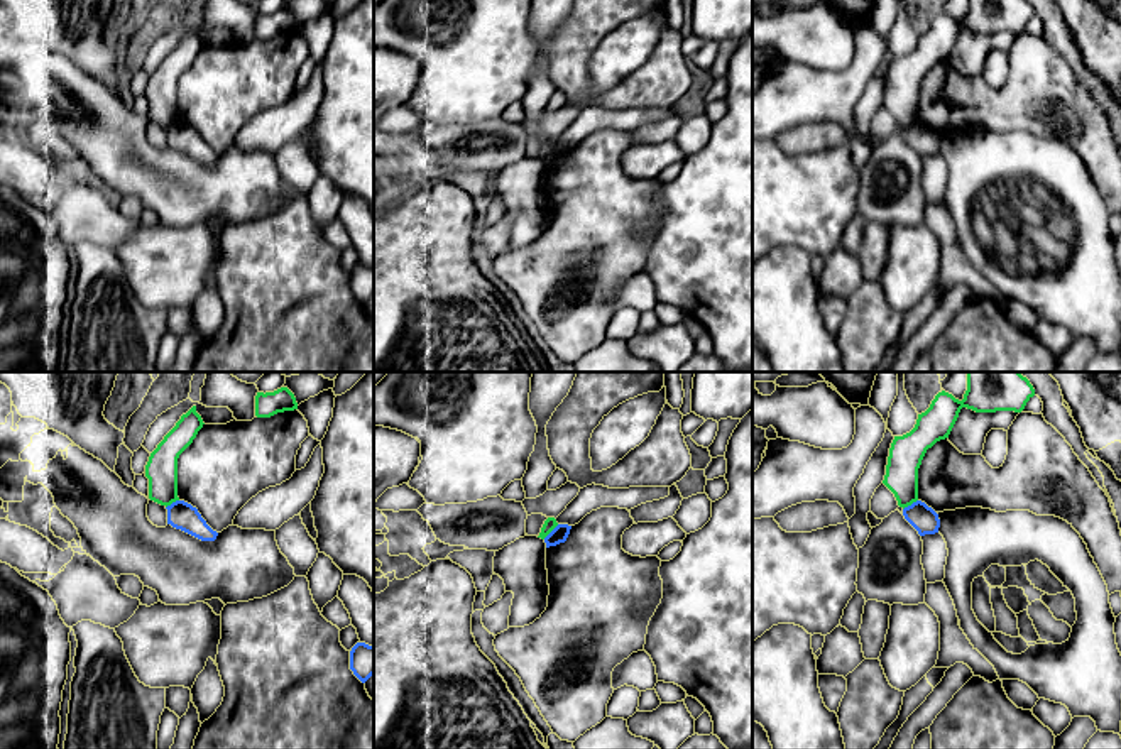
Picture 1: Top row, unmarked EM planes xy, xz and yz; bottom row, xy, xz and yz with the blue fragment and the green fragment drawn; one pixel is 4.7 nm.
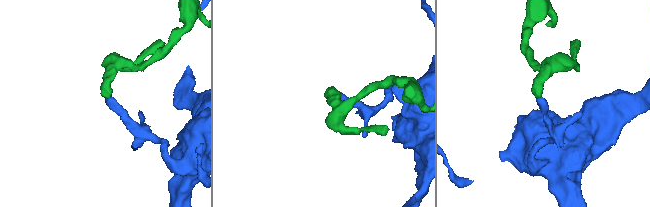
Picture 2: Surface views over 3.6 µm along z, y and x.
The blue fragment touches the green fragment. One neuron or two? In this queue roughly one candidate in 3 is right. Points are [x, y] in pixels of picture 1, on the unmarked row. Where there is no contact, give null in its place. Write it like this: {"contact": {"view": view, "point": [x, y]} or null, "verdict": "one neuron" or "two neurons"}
{"contact": {"view": "xz", "point": [552, 153]}, "verdict": "two neurons"}

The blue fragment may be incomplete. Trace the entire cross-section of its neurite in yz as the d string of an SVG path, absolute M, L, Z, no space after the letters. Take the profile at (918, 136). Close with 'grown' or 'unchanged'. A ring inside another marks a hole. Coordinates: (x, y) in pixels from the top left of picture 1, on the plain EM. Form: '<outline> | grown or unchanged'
M921 122L905 128L903 137L918 152L920 157L938 154L938 135Z | unchanged

